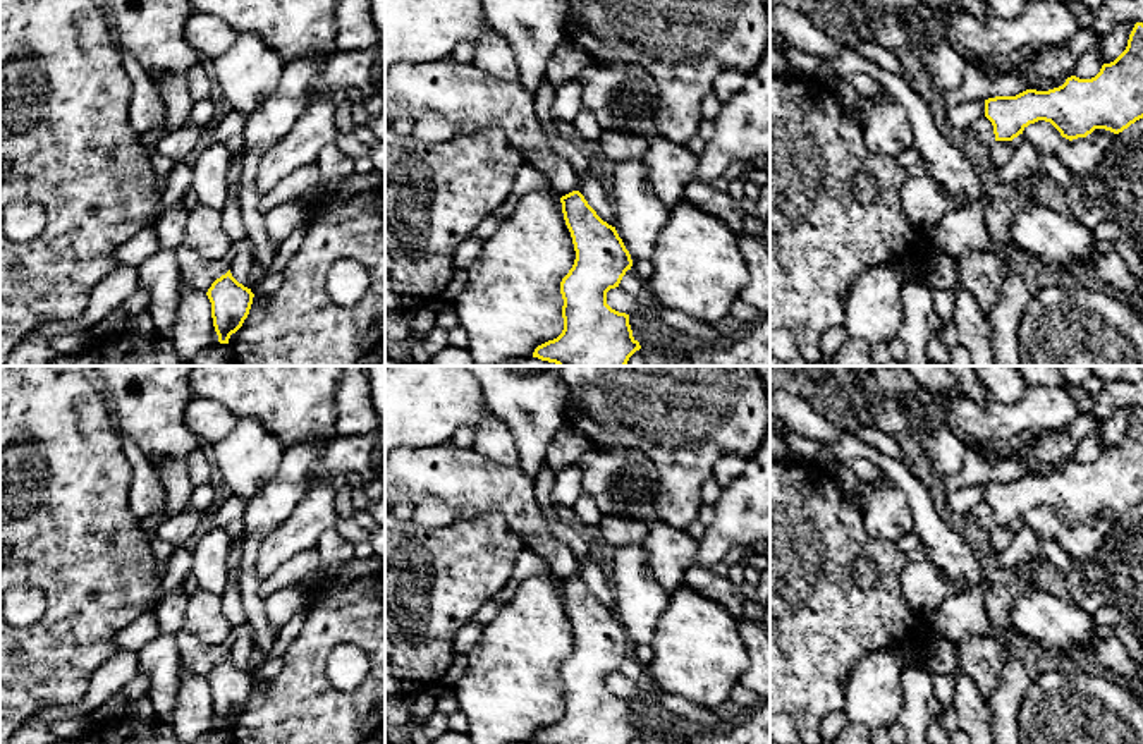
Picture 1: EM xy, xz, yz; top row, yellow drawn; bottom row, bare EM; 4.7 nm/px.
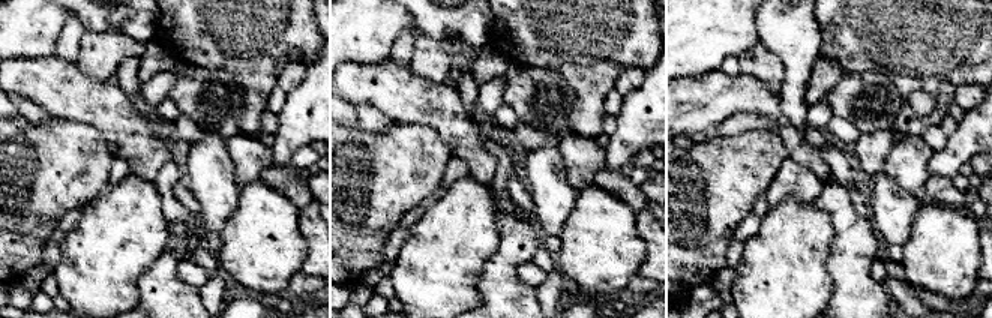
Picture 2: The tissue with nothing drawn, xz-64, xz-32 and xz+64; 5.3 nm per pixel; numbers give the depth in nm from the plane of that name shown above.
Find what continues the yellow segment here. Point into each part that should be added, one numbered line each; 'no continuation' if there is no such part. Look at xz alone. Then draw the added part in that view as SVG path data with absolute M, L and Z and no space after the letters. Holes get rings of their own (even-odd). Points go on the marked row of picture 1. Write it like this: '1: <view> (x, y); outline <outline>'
no continuation

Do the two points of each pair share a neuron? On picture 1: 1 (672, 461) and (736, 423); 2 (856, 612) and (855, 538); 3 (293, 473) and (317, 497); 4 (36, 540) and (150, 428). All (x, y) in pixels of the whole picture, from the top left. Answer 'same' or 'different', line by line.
1: same
2: same
3: different
4: different

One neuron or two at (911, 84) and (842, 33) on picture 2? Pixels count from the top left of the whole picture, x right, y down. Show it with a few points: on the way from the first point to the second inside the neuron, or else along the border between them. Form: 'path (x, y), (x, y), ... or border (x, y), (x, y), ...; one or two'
path (896, 66), (860, 33); one

